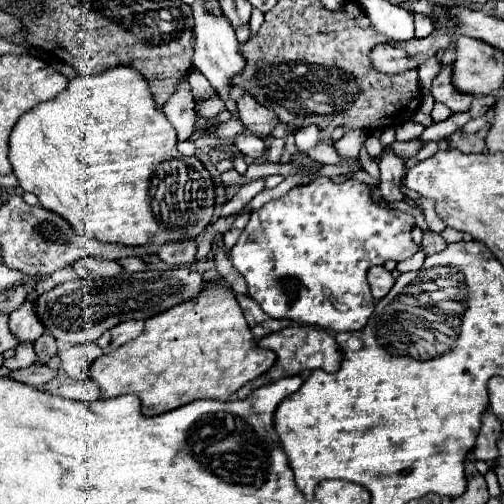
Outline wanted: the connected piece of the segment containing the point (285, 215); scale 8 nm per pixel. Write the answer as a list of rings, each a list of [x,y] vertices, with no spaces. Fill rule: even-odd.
[[[325,176],[291,188],[283,198],[267,202],[251,214],[241,238],[231,248],[229,260],[243,274],[249,286],[249,296],[273,318],[287,318],[301,324],[319,326],[333,332],[357,332],[373,314],[375,298],[367,284],[367,270],[387,260],[407,260],[419,248],[411,238],[415,218],[407,212],[379,206],[367,184],[347,180],[335,184]]]

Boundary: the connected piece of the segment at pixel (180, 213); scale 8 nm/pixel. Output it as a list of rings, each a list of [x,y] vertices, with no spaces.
[[[117,66],[113,70],[107,70],[99,76],[77,76],[73,80],[69,80],[69,86],[65,92],[61,92],[57,98],[47,100],[37,104],[35,108],[31,108],[29,112],[25,112],[19,122],[15,124],[13,132],[11,132],[11,140],[9,140],[9,162],[13,164],[13,172],[19,180],[19,186],[25,192],[31,192],[39,198],[39,206],[45,210],[51,210],[55,214],[59,214],[61,218],[65,218],[71,228],[79,234],[89,234],[99,242],[109,242],[109,244],[119,244],[119,246],[163,246],[167,242],[183,242],[183,240],[195,240],[199,234],[205,232],[207,224],[213,218],[213,208],[215,208],[215,182],[209,176],[209,172],[205,170],[205,166],[197,160],[197,168],[183,168],[185,174],[173,174],[171,168],[161,168],[163,162],[177,158],[177,136],[175,136],[175,128],[171,126],[171,122],[165,118],[163,112],[159,112],[153,106],[153,98],[149,94],[149,86],[145,86],[145,80],[141,78],[141,74],[137,74],[131,66]]]

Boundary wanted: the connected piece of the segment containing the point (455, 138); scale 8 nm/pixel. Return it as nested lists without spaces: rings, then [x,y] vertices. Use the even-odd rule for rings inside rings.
[[[457,130],[455,134],[449,136],[451,148],[461,150],[463,154],[479,154],[485,152],[485,136],[481,132],[475,134],[463,134],[461,130]]]

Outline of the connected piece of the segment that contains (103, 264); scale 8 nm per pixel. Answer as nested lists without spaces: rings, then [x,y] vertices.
[[[85,256],[85,258],[77,260],[77,262],[73,262],[73,270],[83,280],[97,280],[97,278],[117,276],[121,272],[121,266],[117,262],[113,262],[113,260],[107,260],[107,258]]]

